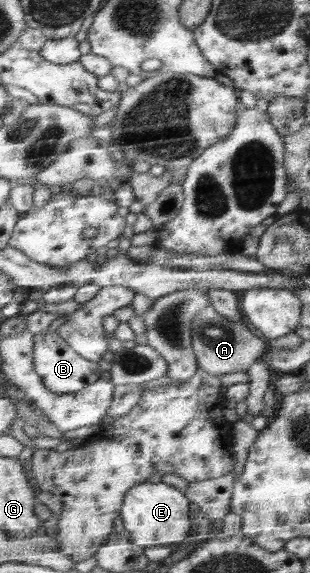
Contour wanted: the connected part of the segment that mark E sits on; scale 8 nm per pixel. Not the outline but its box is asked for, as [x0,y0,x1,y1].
[122,479,195,548]

